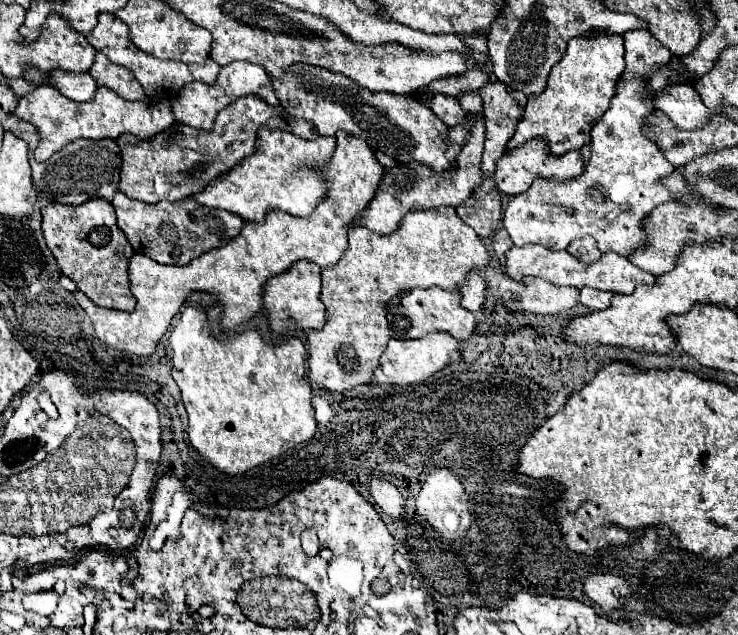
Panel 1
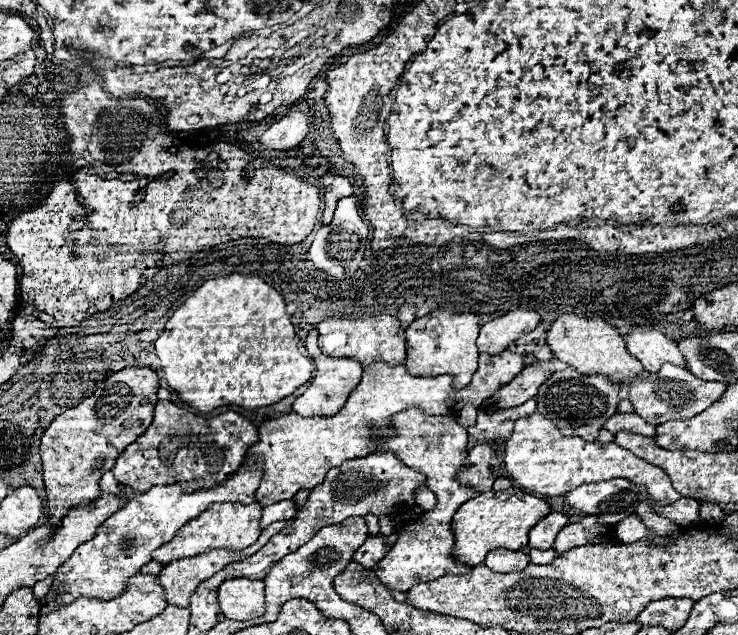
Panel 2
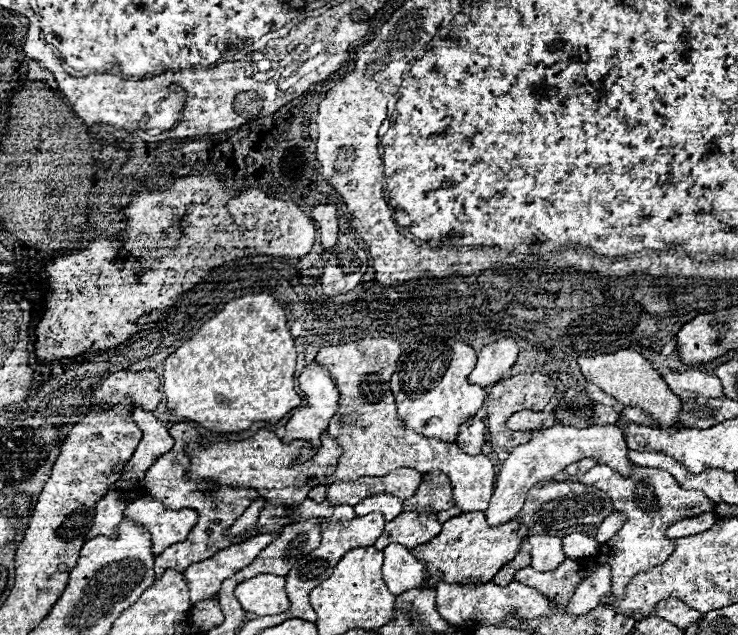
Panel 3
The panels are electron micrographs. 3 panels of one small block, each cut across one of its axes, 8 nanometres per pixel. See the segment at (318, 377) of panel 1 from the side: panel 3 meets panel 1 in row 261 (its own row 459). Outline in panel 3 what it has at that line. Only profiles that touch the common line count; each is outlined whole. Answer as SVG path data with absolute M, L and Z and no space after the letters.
M375 337L326 346L316 354L318 364L328 368L340 390L340 408L332 418L328 432L342 446L342 458L338 460L336 474L328 478L328 484L336 480L354 480L358 476L386 476L394 468L414 468L418 472L440 470L450 478L454 504L462 512L486 510L494 492L494 464L484 454L470 456L462 452L454 442L440 442L416 434L414 430L404 428L402 418L398 418L394 394L390 392L390 376L396 370L400 354L400 342Z

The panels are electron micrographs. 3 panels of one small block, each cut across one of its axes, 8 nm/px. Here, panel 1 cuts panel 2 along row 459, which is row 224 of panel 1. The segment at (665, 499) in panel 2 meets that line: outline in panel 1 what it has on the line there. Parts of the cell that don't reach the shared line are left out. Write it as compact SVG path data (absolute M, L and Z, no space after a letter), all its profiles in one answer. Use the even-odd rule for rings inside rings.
M624 72L622 80L616 84L616 96L610 108L592 128L592 154L578 180L534 180L530 188L514 196L504 210L504 228L508 230L514 246L540 244L550 250L566 250L568 244L584 234L596 238L600 252L616 252L620 256L630 256L636 248L644 246L642 220L652 212L654 206L670 200L668 190L658 182L670 176L674 166L658 152L642 128L654 112L650 104L650 86L644 76L634 76L634 72ZM600 186L604 200L596 202L588 196L588 188Z

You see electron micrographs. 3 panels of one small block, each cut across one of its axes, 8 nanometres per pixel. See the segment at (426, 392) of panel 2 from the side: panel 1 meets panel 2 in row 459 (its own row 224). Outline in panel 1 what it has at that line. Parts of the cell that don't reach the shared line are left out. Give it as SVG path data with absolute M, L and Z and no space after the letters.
M338 132L336 142L338 148L326 168L328 194L310 216L300 218L282 210L268 210L264 224L246 222L242 232L228 244L212 248L210 252L194 258L186 266L166 266L158 264L150 256L134 254L130 258L132 294L138 300L134 312L100 308L90 302L84 292L76 290L74 296L92 320L96 336L110 348L126 350L138 356L150 356L162 340L164 332L168 330L170 320L178 314L182 302L192 290L220 294L220 302L224 304L222 328L232 330L242 322L250 320L260 310L264 284L272 276L286 272L294 262L310 260L320 268L330 268L338 264L338 260L346 252L346 234L354 228L350 220L354 220L354 216L358 216L358 212L362 212L362 208L370 204L374 192L378 192L378 184L382 184L384 166L376 160L374 150L362 138Z

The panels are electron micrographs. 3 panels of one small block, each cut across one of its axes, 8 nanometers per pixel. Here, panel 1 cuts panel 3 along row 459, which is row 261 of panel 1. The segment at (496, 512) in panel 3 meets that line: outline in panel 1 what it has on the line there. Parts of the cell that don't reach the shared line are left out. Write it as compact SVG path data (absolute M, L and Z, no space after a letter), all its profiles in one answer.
M528 244L522 248L510 248L508 254L508 276L514 280L522 280L522 276L536 276L542 278L546 282L558 284L558 286L574 286L574 288L582 288L582 286L590 286L596 290L608 290L608 292L620 292L620 294L632 294L634 286L638 284L654 284L654 274L636 268L634 264L630 264L624 256L618 256L614 252L602 254L600 260L596 260L594 264L582 264L582 260L578 260L576 256L570 256L568 250L562 252L554 252L548 248L542 248L540 244Z

